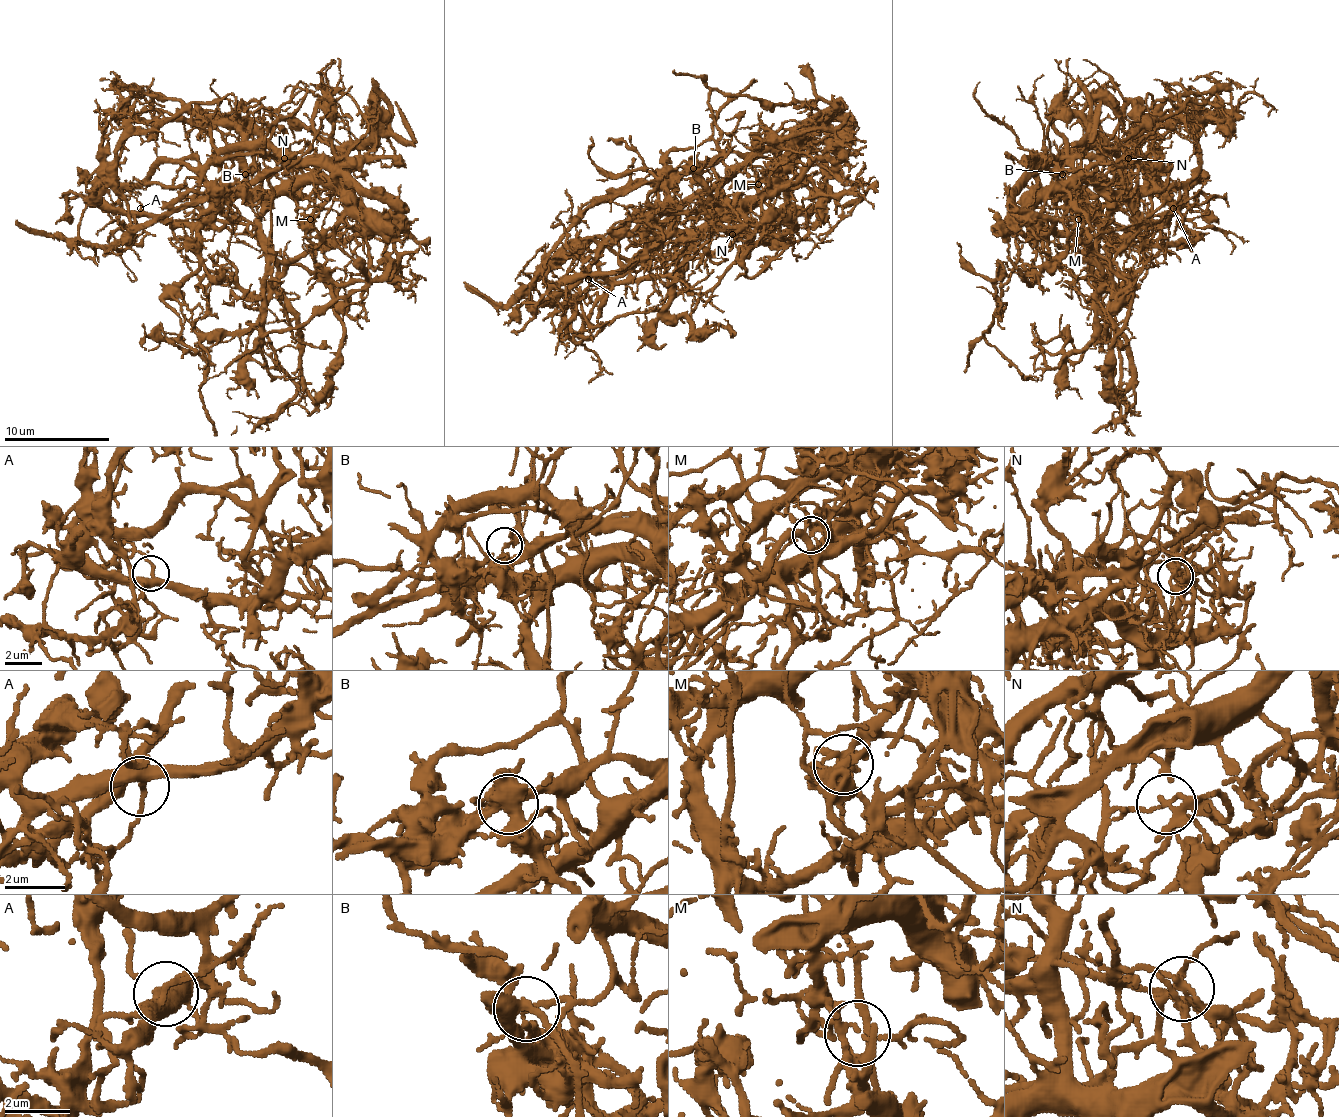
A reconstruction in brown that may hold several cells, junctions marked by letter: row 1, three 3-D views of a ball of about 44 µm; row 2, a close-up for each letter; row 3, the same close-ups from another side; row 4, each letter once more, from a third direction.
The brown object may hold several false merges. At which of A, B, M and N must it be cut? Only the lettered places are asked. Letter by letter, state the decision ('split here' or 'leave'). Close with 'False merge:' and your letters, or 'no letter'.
A: leave
B: split here
M: leave
N: split here
False merge: B, N

